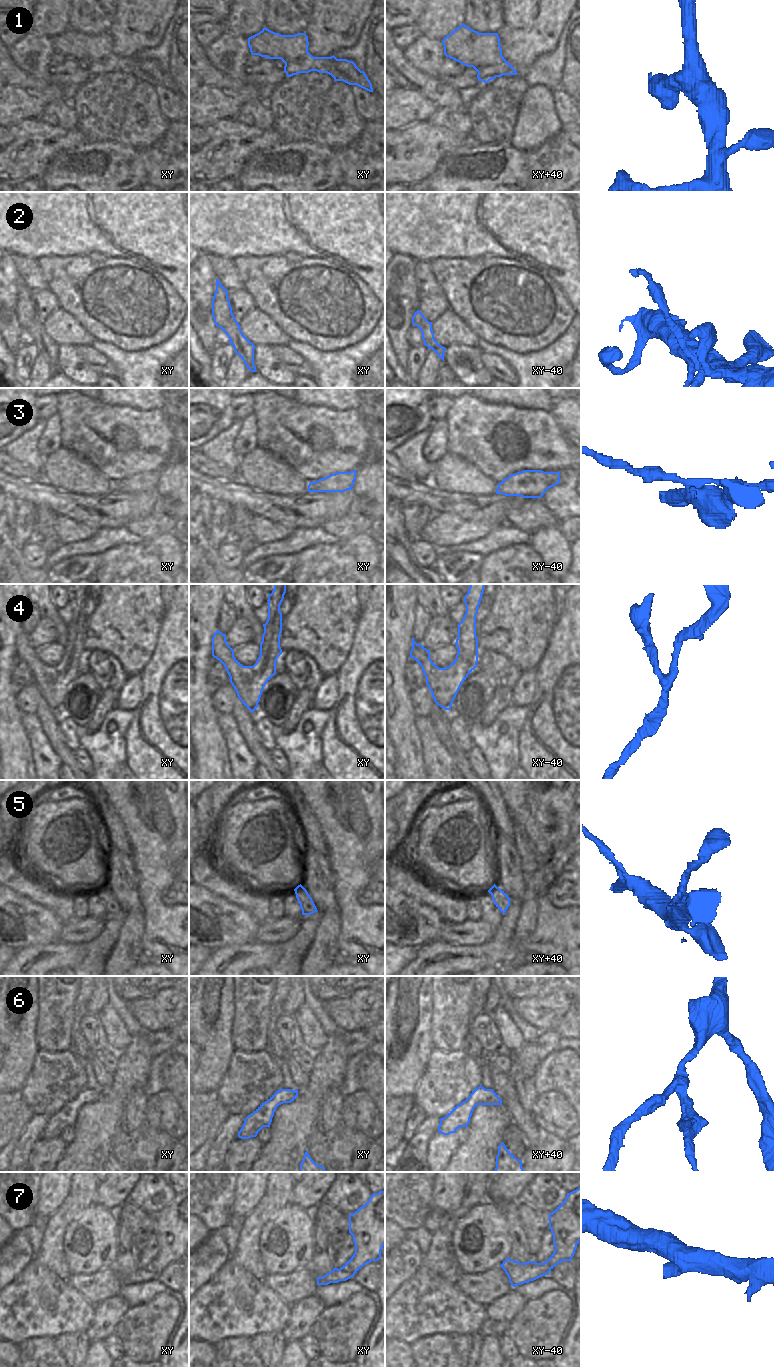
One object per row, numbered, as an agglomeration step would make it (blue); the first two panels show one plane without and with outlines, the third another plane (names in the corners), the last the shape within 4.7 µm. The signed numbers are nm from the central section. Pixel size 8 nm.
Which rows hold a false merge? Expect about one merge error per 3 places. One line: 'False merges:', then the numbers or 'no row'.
False merges: 2, 3

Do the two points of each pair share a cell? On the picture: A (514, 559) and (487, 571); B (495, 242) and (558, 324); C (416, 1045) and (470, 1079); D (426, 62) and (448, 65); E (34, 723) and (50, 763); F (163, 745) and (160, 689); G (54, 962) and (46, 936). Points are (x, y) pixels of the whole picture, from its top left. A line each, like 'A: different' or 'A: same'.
A: same
B: different
C: different
D: different
E: same
F: same
G: different

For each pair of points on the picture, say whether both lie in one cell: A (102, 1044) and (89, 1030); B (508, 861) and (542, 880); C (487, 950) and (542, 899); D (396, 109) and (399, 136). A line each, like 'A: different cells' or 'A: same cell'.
A: same cell
B: different cells
C: same cell
D: different cells

